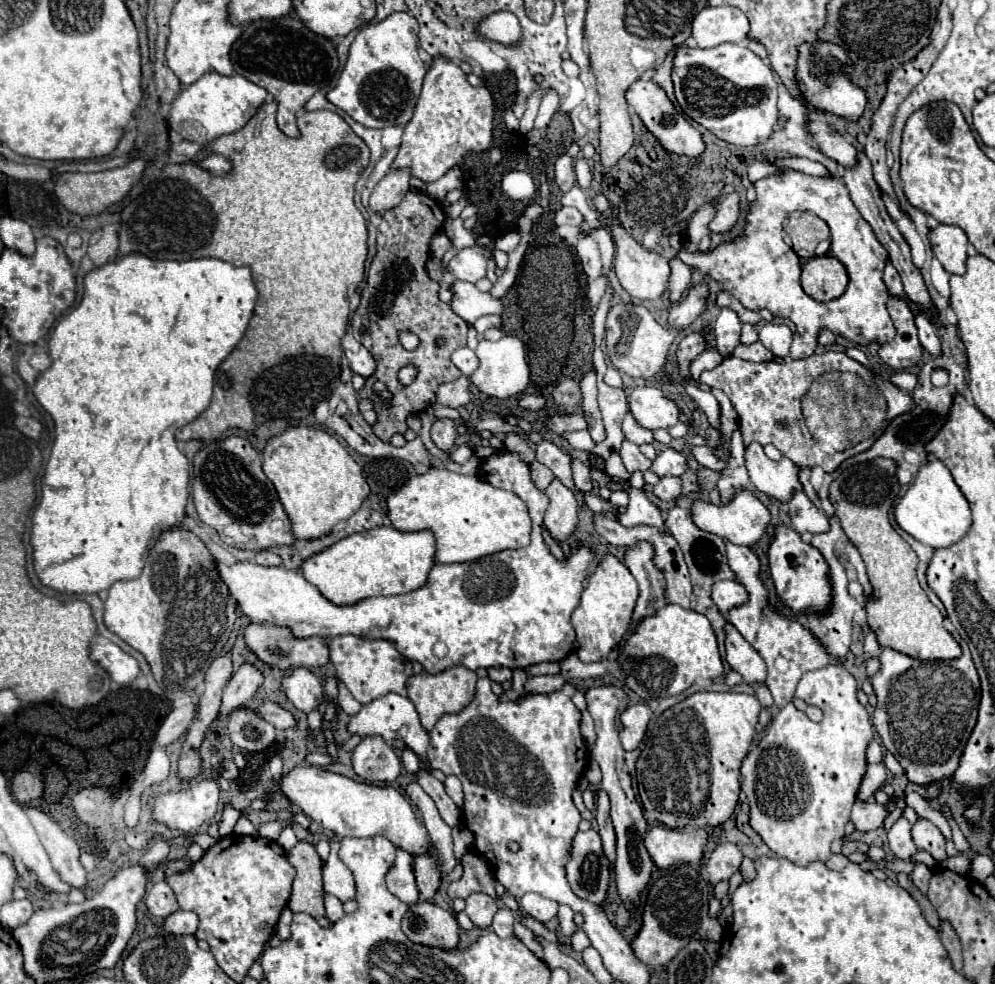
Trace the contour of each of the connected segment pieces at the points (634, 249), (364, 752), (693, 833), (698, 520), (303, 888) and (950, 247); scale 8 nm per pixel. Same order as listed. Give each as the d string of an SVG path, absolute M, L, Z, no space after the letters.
M596 194L594 196L594 208L598 212L598 220L602 224L602 228L610 234L614 246L616 246L616 254L614 254L614 270L616 270L616 276L622 284L622 288L638 298L638 300L656 300L662 296L664 288L668 286L668 278L670 278L670 260L658 252L652 252L652 250L646 250L642 244L638 244L620 224L620 220L616 218L616 212L610 204L610 200L604 196L604 194Z
M378 736L362 738L352 752L352 766L354 772L370 784L390 784L402 770L400 758Z
M654 826L648 830L644 838L644 846L652 858L652 862L666 870L678 862L694 864L702 858L706 848L708 834L702 828L668 828L668 826Z
M750 490L738 492L728 504L720 504L720 506L706 502L706 500L694 500L690 514L692 514L692 522L700 530L716 534L722 540L738 544L738 546L752 546L754 542L758 542L770 522L770 512L766 510L766 506L758 498L754 498L754 494Z
M298 842L288 852L290 864L296 868L292 896L288 908L292 912L306 912L314 918L324 916L324 888L322 888L322 858L310 842Z
M940 224L930 232L930 246L934 256L940 260L946 272L964 274L966 272L966 248L968 238L962 228Z

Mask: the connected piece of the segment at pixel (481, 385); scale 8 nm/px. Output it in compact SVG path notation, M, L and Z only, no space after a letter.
M504 336L498 342L482 340L476 348L476 356L480 360L480 366L470 374L470 384L476 386L480 392L494 396L494 398L510 398L526 390L530 382L526 348L516 336Z

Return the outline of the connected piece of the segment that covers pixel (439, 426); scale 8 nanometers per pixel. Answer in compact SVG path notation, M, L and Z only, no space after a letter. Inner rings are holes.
M442 418L442 420L436 420L434 424L432 424L432 442L440 448L440 450L444 450L444 452L448 452L452 446L454 446L454 440L456 440L456 426L454 426L454 422L452 420L448 420L448 418Z

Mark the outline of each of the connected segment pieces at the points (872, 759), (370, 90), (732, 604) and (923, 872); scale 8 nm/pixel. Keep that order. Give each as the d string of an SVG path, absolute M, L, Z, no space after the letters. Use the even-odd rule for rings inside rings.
M872 740L872 742L868 744L868 750L866 750L866 760L868 760L868 764L882 762L882 758L884 758L884 754L882 754L882 746L880 746L876 740Z
M396 12L378 24L362 26L350 46L338 84L326 94L328 102L366 128L404 126L412 118L426 74L416 42L418 22L408 12Z
M720 580L712 586L712 600L722 614L728 614L728 610L744 604L748 600L748 594L738 582Z
M916 864L914 872L910 874L910 878L912 878L914 886L916 886L922 894L926 894L926 892L928 892L928 882L930 882L930 876L932 876L932 872L928 870L928 866L926 866L926 864Z

